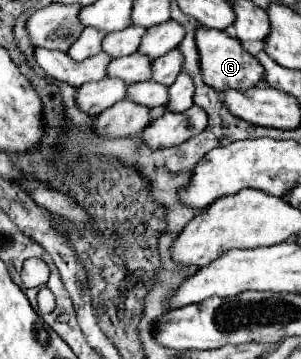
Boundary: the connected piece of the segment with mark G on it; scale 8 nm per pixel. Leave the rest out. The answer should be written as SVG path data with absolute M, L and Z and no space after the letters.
M199 28L197 30L197 48L201 56L201 70L203 70L203 80L209 84L213 90L223 92L223 90L239 90L245 92L249 88L255 88L259 82L265 78L265 68L261 62L249 54L237 38L231 38L227 32L219 30L209 30L209 28Z

